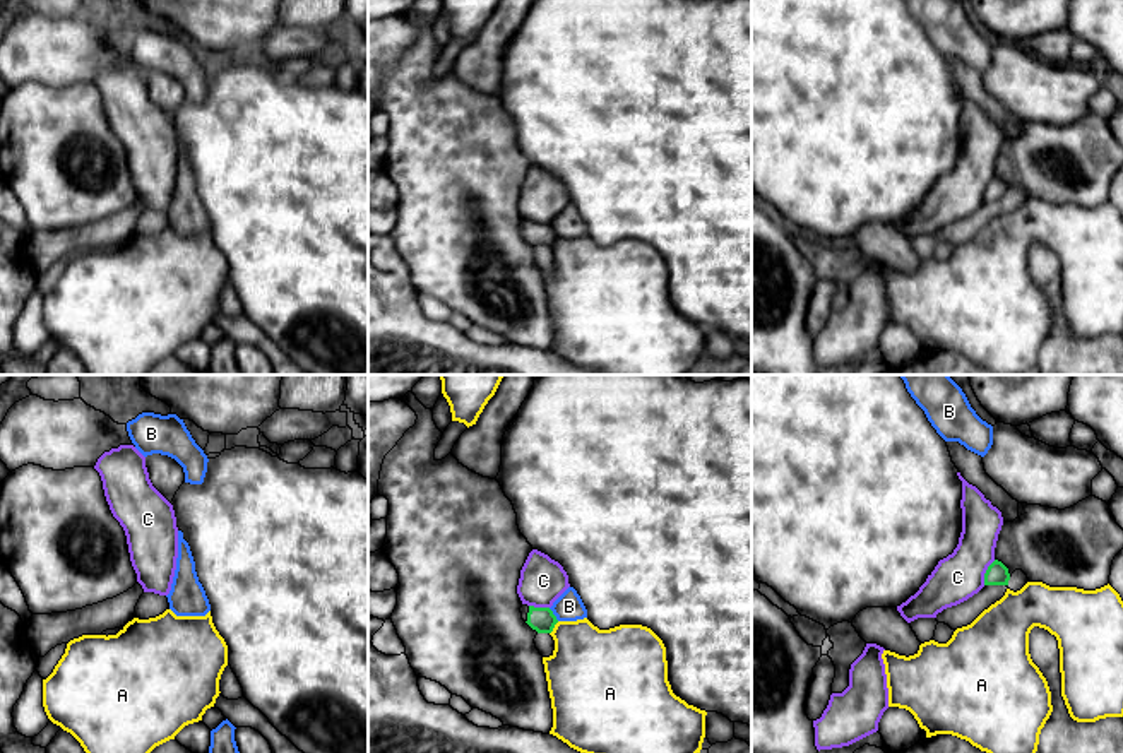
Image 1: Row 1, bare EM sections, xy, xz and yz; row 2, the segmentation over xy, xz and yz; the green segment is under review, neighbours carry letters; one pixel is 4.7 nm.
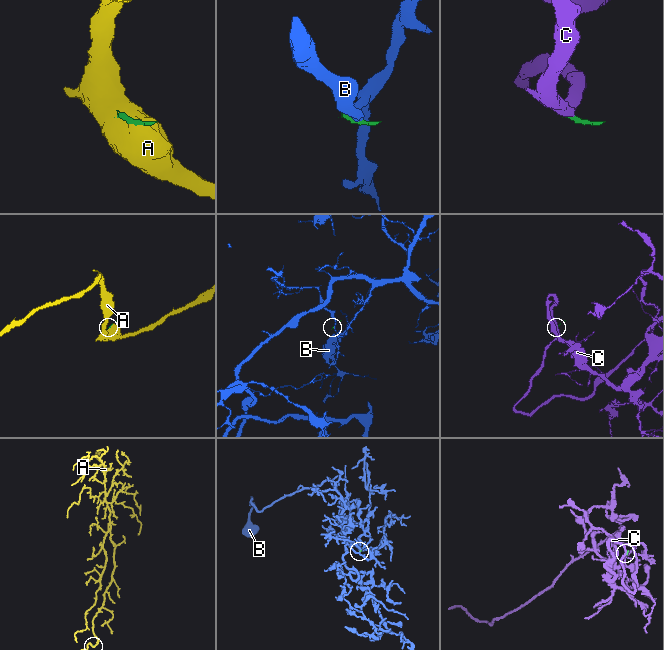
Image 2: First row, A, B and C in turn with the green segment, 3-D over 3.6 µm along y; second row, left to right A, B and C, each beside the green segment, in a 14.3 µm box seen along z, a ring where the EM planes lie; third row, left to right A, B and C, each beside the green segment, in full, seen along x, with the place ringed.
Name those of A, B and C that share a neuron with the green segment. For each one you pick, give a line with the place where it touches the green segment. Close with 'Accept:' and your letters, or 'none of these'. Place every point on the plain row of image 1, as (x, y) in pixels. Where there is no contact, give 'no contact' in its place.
Accept: none of these

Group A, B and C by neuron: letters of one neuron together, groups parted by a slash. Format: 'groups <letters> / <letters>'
groups A / B / C

